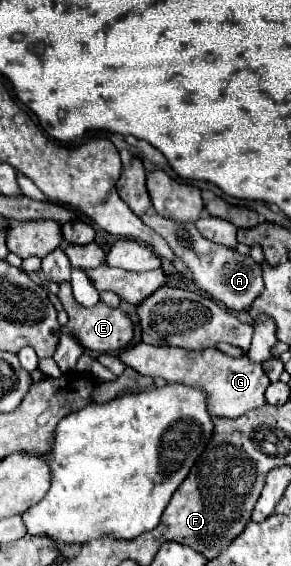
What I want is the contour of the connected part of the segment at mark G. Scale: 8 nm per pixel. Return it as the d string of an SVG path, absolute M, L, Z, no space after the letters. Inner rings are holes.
M137 344L119 358L135 368L139 374L145 376L161 376L167 382L181 382L189 386L203 386L209 398L209 412L219 418L239 418L249 410L261 408L265 400L265 390L271 384L267 378L263 366L259 362L249 360L247 356L243 358L233 358L223 354L217 348L205 348L205 350L185 350L177 346L151 346L151 344Z

